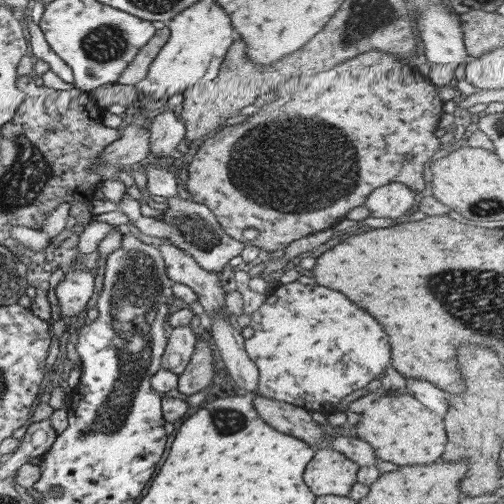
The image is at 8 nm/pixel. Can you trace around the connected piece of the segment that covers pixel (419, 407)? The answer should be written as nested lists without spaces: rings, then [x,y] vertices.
[[[376,393],[368,396],[370,407],[359,413],[357,425],[352,431],[357,439],[365,441],[373,448],[375,457],[392,462],[398,466],[407,464],[431,464],[440,456],[445,448],[445,426],[439,416],[427,410],[419,400],[411,396],[385,396]]]

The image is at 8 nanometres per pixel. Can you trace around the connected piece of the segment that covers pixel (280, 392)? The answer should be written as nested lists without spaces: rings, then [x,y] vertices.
[[[298,281],[279,284],[259,309],[250,314],[250,319],[253,335],[243,341],[243,349],[257,368],[258,394],[273,401],[285,402],[309,412],[319,411],[323,415],[345,411],[356,396],[363,397],[360,389],[391,364],[389,338],[377,320],[343,294],[317,284],[301,284]]]

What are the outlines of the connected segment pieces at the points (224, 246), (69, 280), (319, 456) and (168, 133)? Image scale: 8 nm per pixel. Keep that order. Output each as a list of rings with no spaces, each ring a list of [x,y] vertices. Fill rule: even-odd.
[[[122,194],[119,202],[109,200],[96,200],[89,202],[90,213],[105,216],[112,210],[121,210],[127,215],[130,224],[136,226],[140,232],[147,236],[157,236],[171,241],[171,245],[189,254],[191,258],[205,271],[215,273],[222,270],[223,266],[233,258],[239,256],[245,243],[231,238],[219,226],[214,214],[206,207],[191,201],[185,195],[165,198],[161,207],[163,212],[155,217],[141,215],[139,205],[142,201],[134,194]]]
[[[70,270],[53,292],[59,302],[61,317],[77,316],[93,294],[93,277],[89,272]]]
[[[332,448],[314,450],[311,460],[305,466],[303,482],[315,496],[345,496],[355,484],[357,464]]]
[[[163,110],[151,120],[149,128],[149,152],[151,152],[151,156],[156,159],[177,158],[177,151],[179,150],[177,144],[183,140],[184,134],[184,124],[181,120],[175,118],[173,110]]]

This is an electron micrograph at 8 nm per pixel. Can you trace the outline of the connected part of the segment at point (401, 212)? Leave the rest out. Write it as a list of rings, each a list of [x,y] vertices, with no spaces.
[[[391,182],[369,194],[365,200],[365,208],[375,218],[399,220],[410,214],[409,210],[417,200],[417,194],[413,193],[410,187],[399,182]]]

